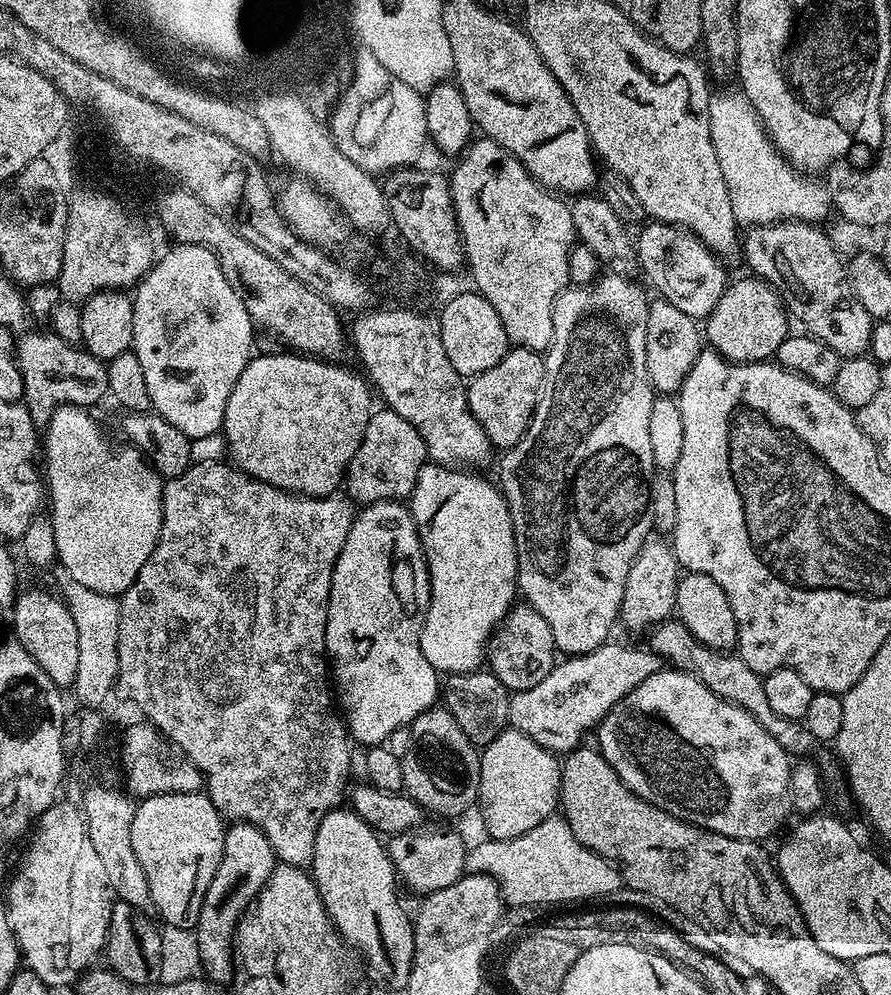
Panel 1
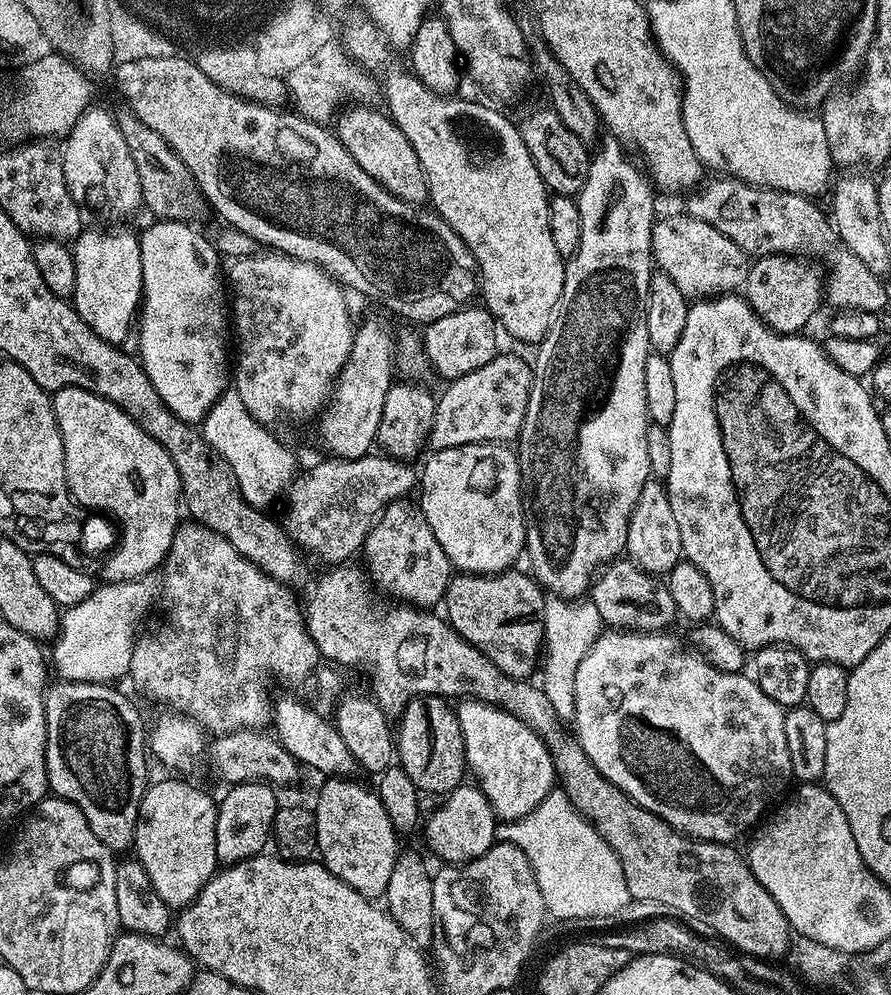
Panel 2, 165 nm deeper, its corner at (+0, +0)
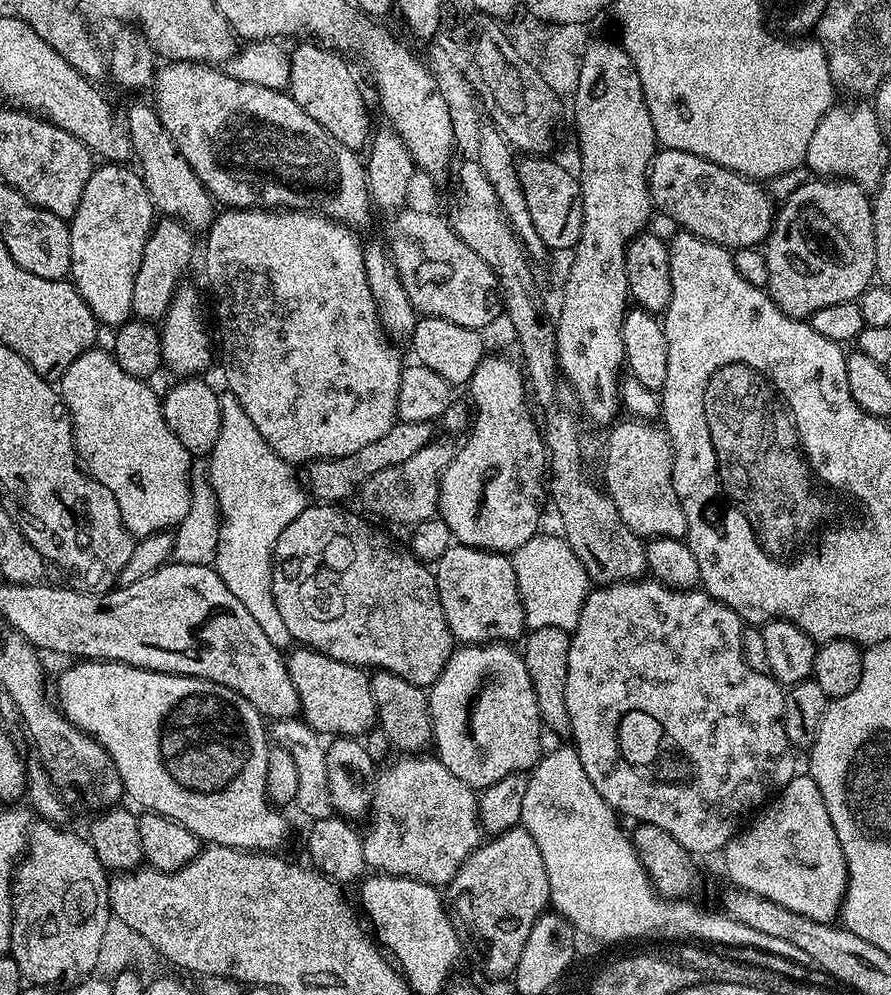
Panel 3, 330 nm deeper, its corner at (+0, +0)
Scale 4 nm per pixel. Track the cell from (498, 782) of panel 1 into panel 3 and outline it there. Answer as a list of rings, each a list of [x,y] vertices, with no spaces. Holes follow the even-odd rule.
[[[497,642],[495,644],[470,644],[457,647],[455,651],[453,651],[450,659],[446,662],[442,674],[438,674],[438,678],[427,689],[428,713],[432,716],[432,744],[434,745],[435,755],[442,762],[442,766],[446,766],[446,770],[450,770],[450,774],[454,774],[454,778],[466,782],[473,788],[473,790],[483,790],[490,786],[494,786],[494,782],[498,782],[507,776],[527,774],[531,772],[532,769],[535,768],[536,763],[540,761],[542,755],[542,747],[540,748],[542,723],[538,710],[538,700],[535,698],[534,686],[531,685],[530,673],[526,670],[524,657],[519,651],[517,651],[517,649],[515,652],[512,648],[515,647],[508,642]]]

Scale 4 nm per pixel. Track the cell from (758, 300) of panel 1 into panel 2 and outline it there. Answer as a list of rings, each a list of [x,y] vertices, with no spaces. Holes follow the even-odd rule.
[[[785,254],[783,256],[762,256],[751,261],[751,268],[749,270],[749,276],[746,278],[744,285],[742,287],[742,295],[745,300],[747,300],[748,305],[753,308],[757,314],[760,316],[760,320],[762,323],[767,324],[769,328],[773,328],[776,332],[783,332],[785,334],[800,334],[805,331],[804,328],[807,326],[808,323],[812,320],[812,315],[815,314],[816,311],[820,308],[820,300],[822,304],[822,297],[825,295],[826,292],[826,280],[825,277],[822,275],[822,272],[819,272],[818,269],[815,268],[812,264],[807,264],[807,259],[804,258],[797,258],[795,255],[792,254]]]

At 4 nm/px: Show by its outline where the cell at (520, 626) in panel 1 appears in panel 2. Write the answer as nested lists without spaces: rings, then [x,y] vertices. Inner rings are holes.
[[[505,570],[491,576],[453,575],[446,586],[442,608],[445,608],[443,611],[452,629],[490,658],[502,674],[516,680],[528,680],[535,668],[537,671],[545,647],[546,593],[527,571],[516,571]]]

